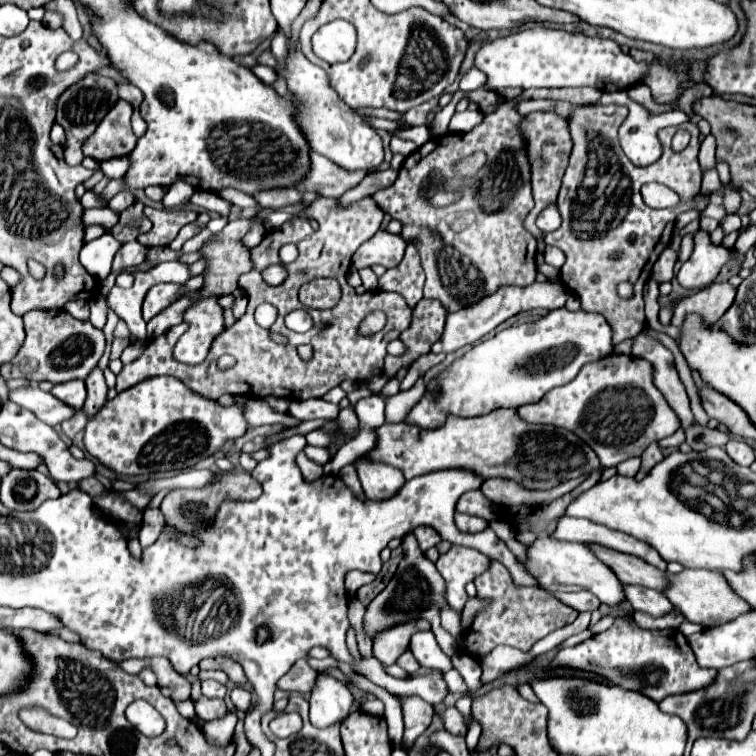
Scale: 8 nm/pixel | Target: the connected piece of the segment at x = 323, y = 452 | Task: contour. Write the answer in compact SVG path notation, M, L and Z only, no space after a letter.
M306 446L306 456L308 456L310 460L322 464L322 466L332 458L330 450L326 450L326 448L312 448L312 446Z

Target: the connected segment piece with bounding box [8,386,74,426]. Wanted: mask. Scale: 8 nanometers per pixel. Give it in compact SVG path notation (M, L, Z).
M24 386L10 390L8 400L34 412L36 418L46 422L48 426L58 426L64 420L72 418L74 414L70 406L64 406L58 398L54 398L50 392L42 392L38 386Z

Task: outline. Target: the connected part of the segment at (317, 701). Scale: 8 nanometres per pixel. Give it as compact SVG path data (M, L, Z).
M320 672L318 678L316 678L316 684L312 688L312 694L310 694L310 722L318 728L332 726L332 722L338 722L338 720L346 718L352 702L354 702L354 696L344 682Z

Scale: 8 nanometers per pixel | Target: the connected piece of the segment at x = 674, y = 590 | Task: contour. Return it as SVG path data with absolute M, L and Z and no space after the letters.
M682 570L680 574L670 574L664 572L668 586L662 590L664 596L668 596L668 600L672 602L672 606L676 606L688 622L696 622L706 626L720 626L724 622L730 622L732 618L736 618L738 614L744 614L748 610L752 610L742 598L736 598L736 594L732 594L732 590L728 590L728 584L724 582L724 576L720 572L714 570Z

